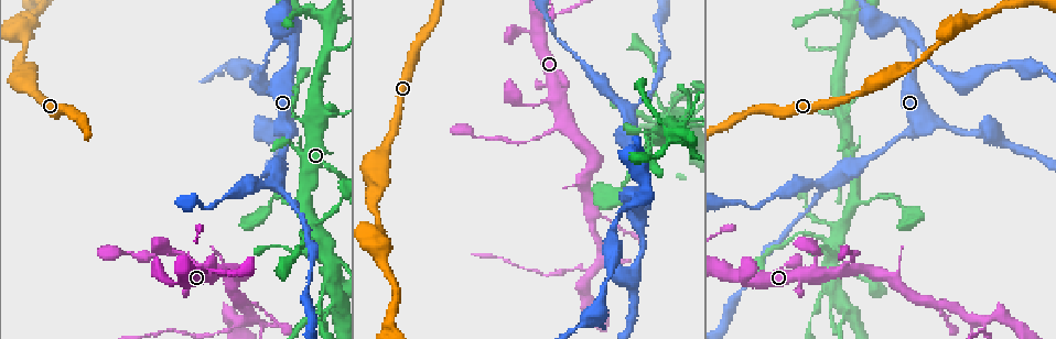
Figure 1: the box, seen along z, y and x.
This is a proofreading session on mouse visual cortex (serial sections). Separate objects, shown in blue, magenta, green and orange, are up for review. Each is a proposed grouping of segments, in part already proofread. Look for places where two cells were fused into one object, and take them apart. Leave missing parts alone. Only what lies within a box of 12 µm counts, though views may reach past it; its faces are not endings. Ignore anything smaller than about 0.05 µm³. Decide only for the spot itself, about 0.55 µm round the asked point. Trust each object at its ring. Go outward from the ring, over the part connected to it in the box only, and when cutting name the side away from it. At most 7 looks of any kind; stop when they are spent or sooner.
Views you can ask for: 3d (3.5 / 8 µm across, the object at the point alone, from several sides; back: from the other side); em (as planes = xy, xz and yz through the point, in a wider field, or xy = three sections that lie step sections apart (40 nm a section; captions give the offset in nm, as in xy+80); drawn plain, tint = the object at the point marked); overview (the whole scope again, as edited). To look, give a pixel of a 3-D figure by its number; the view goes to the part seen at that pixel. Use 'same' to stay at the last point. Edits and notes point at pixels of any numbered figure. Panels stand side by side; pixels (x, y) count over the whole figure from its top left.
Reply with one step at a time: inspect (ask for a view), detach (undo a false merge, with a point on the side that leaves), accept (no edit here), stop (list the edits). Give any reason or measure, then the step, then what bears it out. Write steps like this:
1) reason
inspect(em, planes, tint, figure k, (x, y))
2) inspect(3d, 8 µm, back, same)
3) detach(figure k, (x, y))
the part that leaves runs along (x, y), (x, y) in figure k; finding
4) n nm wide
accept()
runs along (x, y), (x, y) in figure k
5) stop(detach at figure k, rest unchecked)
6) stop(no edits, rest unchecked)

thin neck
inspect(3d, 3.5 µm, figure 1, (289, 130))

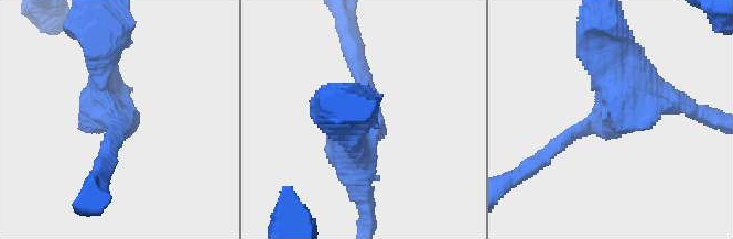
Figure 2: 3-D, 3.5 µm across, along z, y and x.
arms of 200, 200, 450 nm
accept()
all the same cell

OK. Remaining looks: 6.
four arms meet
inspect(3d, 3.5 µm, figure 1, (840, 118))

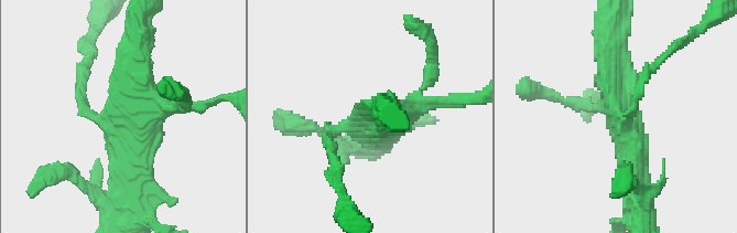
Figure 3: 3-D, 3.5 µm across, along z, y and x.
inspect(em, xy, step 2, plain, figure 3, (618, 117))

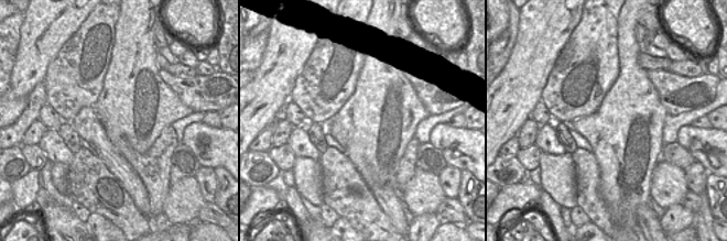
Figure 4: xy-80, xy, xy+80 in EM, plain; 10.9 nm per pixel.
inspect(em, xy, step 2, tint, same)

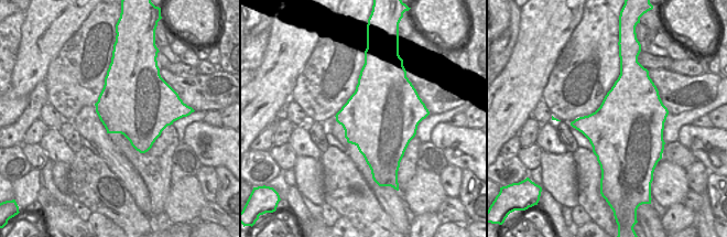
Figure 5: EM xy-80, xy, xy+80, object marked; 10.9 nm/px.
accept()
runs along (636, 188), (609, 42) in figure 3; one cell here

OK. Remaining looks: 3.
thick turns thin
inspect(3d, 8 µm, figure 1, (319, 245))

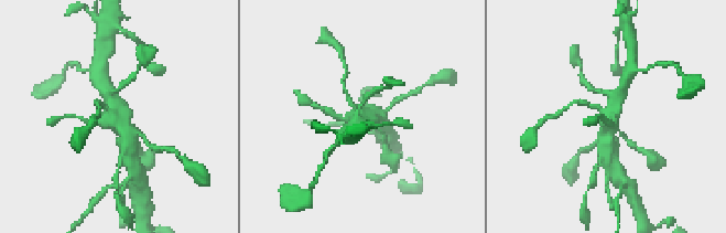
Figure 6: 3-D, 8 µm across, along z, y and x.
closer look
inspect(3d, 3.5 µm, figure 6, (116, 113))

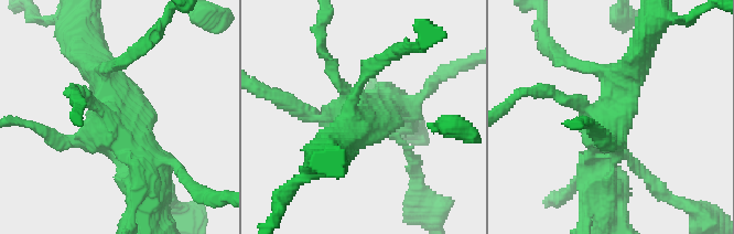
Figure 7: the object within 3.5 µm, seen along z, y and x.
accept()
runs along (93, 60), (147, 184) in figure 7; one cell here

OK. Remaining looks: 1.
stop(no edits, rest unchecked)

